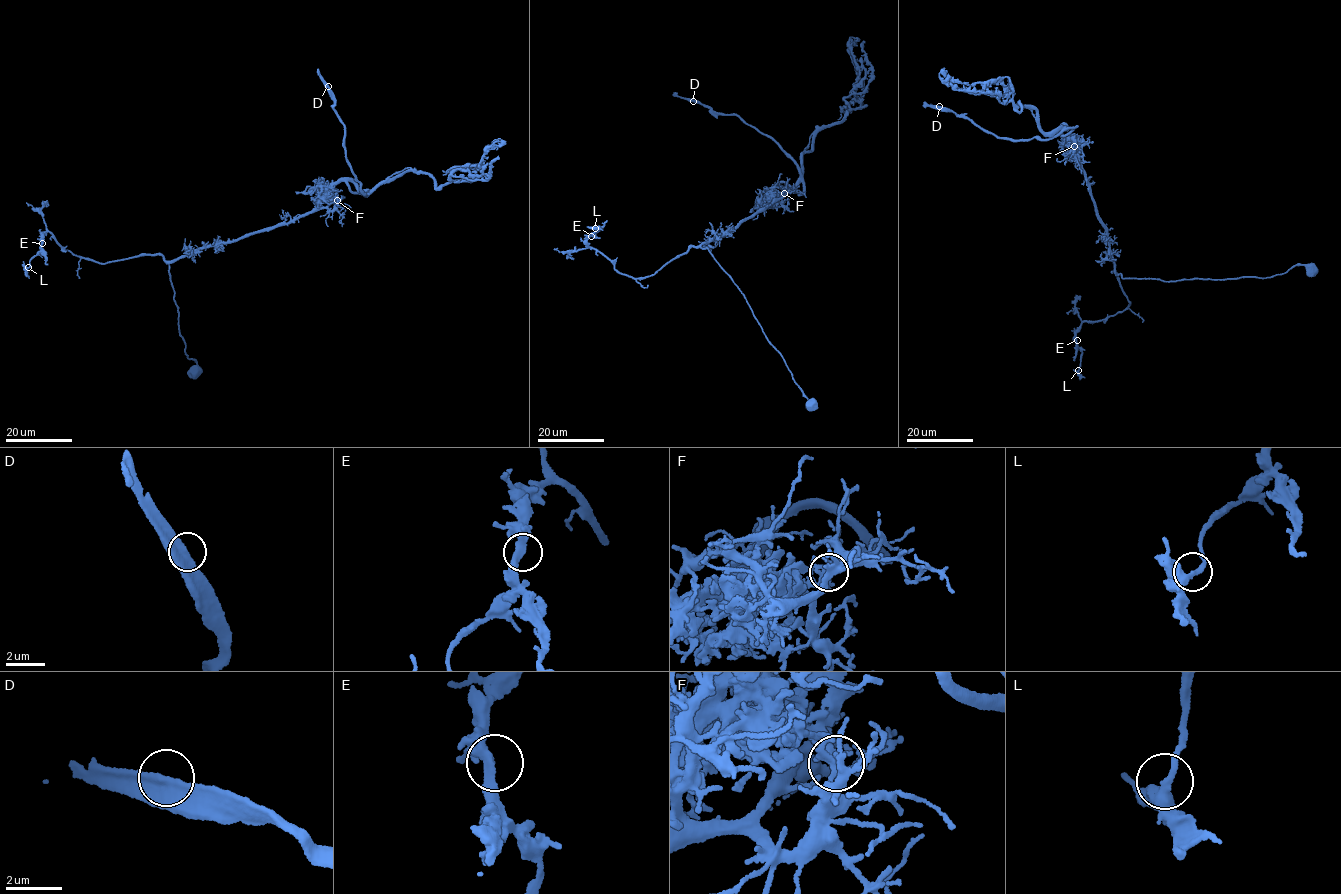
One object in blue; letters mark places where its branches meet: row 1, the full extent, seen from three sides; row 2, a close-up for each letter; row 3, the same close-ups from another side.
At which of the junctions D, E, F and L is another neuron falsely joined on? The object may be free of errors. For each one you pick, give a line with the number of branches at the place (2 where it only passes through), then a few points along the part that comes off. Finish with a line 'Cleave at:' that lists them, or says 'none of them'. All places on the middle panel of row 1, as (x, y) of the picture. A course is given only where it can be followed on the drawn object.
F: 2 branches meet; foreign part runs (784, 194), (729, 232), (636, 278), (616, 271), (613, 263), (589, 246), (586, 240), (595, 229), (603, 229)
Cleave at: F

